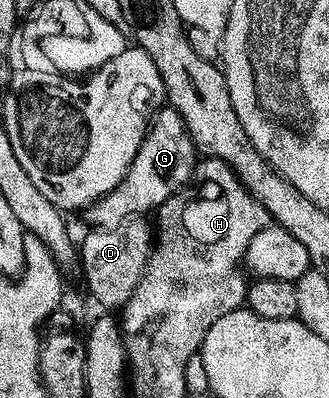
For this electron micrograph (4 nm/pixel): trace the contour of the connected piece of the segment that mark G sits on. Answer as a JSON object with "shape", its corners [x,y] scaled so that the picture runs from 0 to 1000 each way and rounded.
{"shape":[[[498,266],[489,281],[471,284],[432,367],[419,367],[419,387],[371,457],[359,457],[347,477],[267,515],[261,540],[271,565],[280,573],[343,573],[383,548],[486,525],[505,497],[547,480],[584,450],[599,410],[602,374],[559,312],[559,299],[547,294],[535,271]]]}

